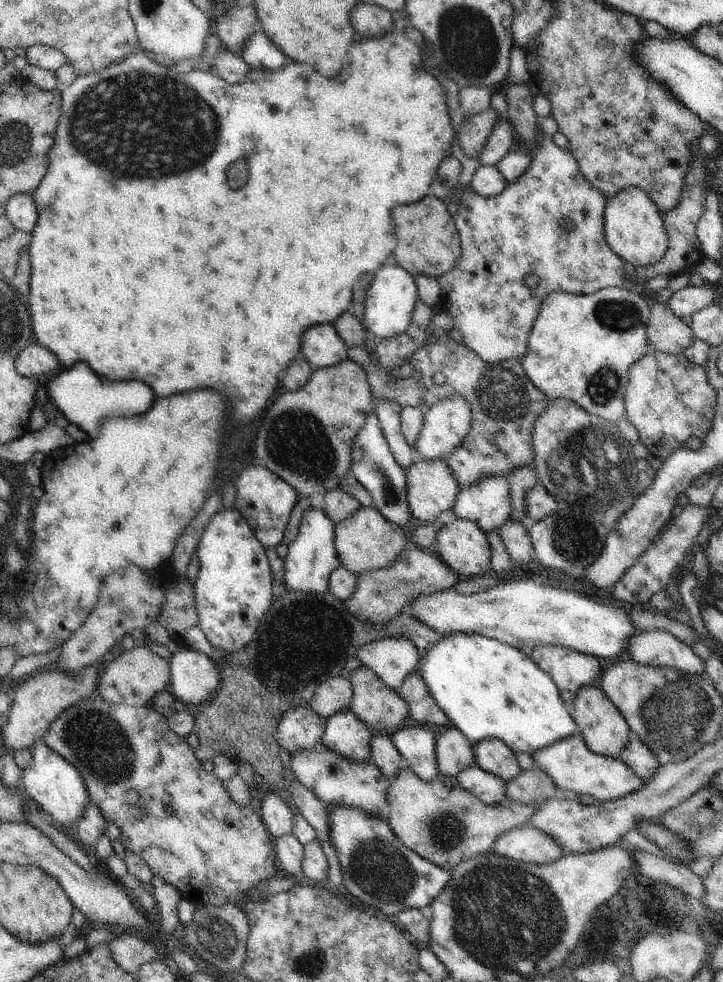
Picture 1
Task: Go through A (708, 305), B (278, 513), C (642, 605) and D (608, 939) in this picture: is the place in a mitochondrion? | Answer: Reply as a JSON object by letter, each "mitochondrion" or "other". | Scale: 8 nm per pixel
{"A":"other","B":"other","C":"other","D":"other"}

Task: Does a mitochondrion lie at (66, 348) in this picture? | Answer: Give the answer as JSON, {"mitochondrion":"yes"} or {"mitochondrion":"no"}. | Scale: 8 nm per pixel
{"mitochondrion":"no"}

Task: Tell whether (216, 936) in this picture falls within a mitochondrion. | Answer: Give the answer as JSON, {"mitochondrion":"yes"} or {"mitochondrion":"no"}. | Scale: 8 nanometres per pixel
{"mitochondrion":"yes"}

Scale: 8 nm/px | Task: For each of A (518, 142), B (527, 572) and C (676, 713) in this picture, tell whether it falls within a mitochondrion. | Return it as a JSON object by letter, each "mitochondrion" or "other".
{"A":"other","B":"other","C":"mitochondrion"}

